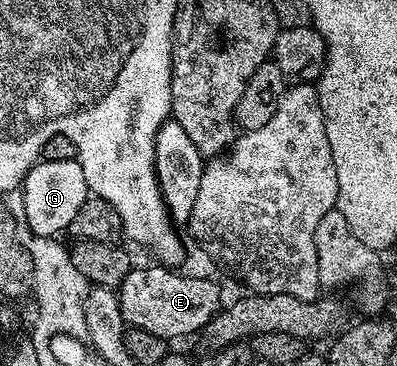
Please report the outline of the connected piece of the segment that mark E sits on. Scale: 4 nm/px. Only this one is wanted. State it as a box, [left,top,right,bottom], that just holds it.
[117,263,222,339]

